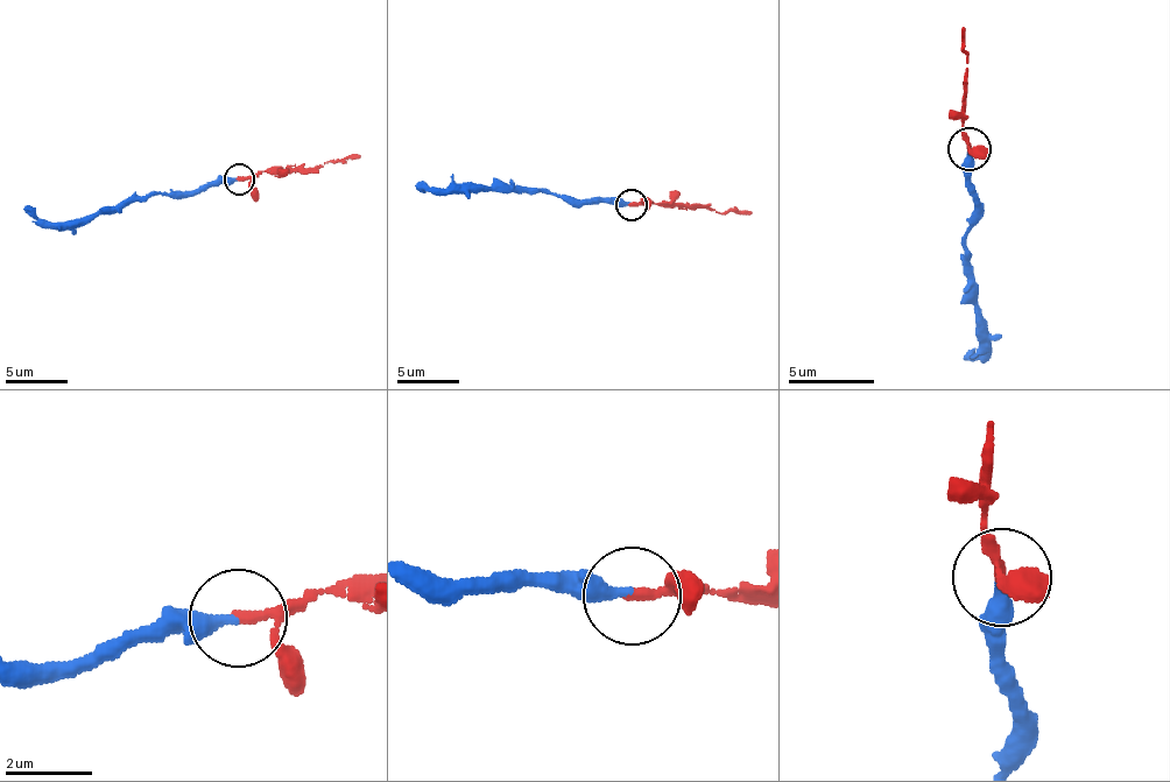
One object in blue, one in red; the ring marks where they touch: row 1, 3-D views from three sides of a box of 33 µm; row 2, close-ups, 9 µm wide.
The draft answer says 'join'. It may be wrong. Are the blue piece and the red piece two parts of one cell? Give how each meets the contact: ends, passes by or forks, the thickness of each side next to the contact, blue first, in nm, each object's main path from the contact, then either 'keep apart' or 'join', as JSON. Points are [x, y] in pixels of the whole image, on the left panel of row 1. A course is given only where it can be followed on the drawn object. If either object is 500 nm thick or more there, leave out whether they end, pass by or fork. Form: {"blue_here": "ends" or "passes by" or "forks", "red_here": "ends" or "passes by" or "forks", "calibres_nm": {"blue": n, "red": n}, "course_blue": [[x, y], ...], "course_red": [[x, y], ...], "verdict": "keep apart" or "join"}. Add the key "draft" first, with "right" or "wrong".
{"draft": "right", "blue_here": "ends", "red_here": "passes by", "calibres_nm": {"blue": 340, "red": 180}, "course_blue": [[239, 177], [220, 177], [196, 190], [128, 197], [71, 224], [39, 223], [23, 208]], "course_red": [[239, 177], [254, 178], [263, 170], [316, 171], [328, 162], [359, 155]], "verdict": "join"}

